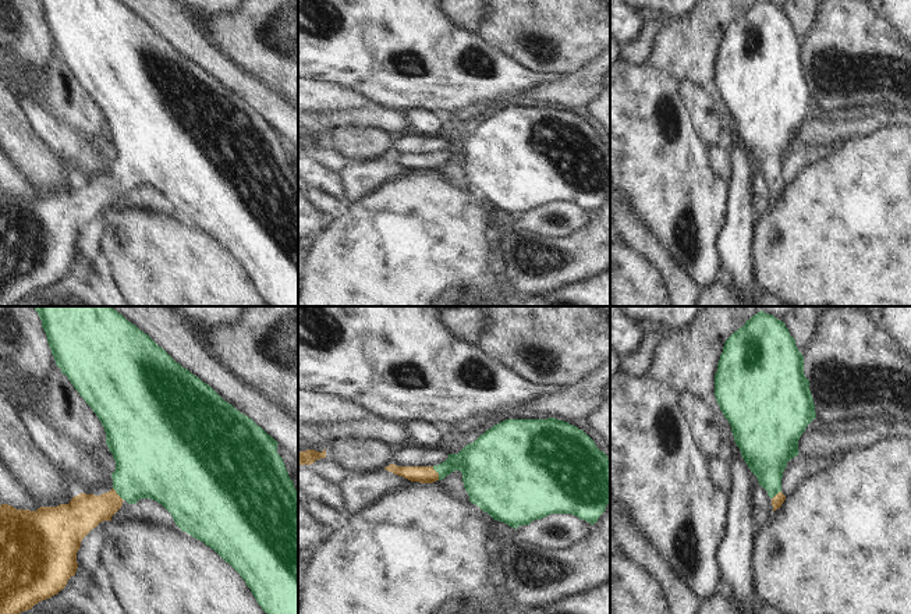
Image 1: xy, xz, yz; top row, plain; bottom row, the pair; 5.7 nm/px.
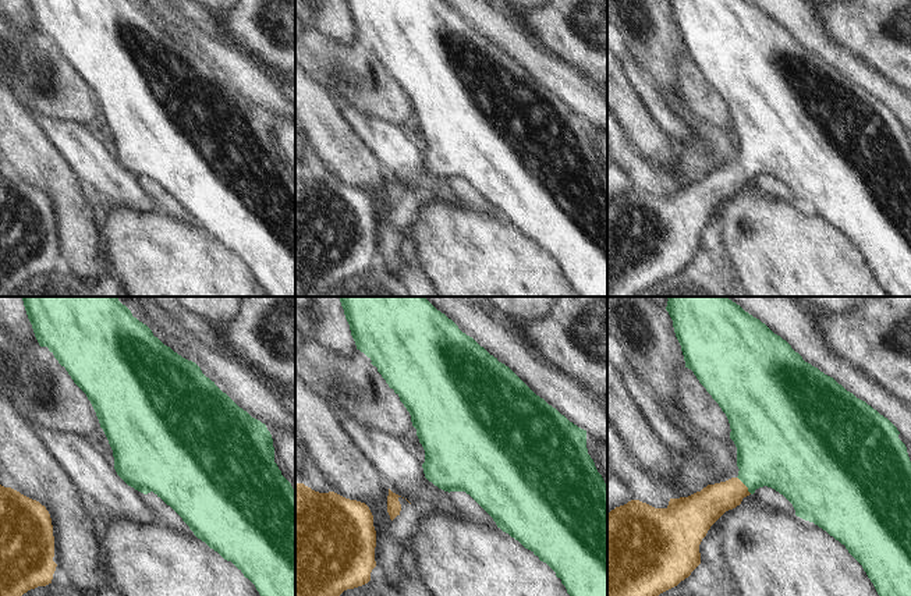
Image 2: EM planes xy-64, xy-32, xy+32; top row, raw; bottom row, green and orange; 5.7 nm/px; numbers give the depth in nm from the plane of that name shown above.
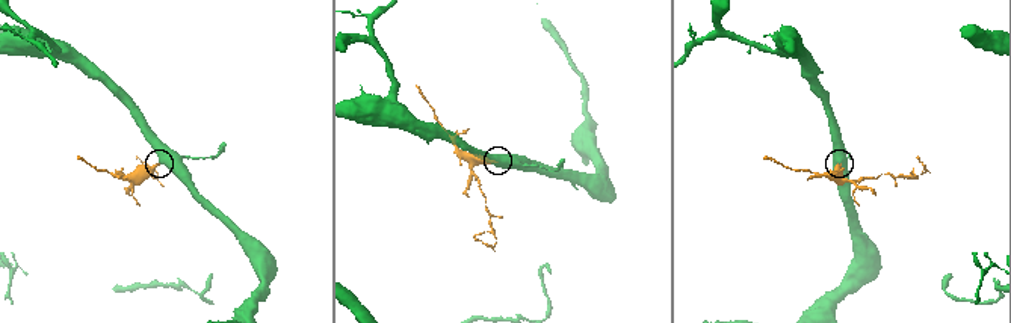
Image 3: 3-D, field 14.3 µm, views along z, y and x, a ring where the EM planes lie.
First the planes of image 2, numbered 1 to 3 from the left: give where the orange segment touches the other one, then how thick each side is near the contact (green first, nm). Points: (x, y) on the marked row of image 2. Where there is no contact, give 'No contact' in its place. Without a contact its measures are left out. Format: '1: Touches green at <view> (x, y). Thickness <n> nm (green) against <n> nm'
1: No contact
2: No contact
3: Touches green at xy+32 (744, 483). Thickness 420 nm (green) against 190 nm

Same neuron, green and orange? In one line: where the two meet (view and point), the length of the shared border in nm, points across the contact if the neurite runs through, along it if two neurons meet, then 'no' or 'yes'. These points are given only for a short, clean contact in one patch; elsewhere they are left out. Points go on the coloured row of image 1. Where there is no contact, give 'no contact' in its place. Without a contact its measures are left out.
xz (438, 472) | 90 nm | across xz (479, 462), (453, 462), (438, 472), (415, 474) | yes

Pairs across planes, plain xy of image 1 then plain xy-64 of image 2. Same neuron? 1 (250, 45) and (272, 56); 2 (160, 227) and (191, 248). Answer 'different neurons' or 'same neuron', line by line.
1: same neuron
2: same neuron

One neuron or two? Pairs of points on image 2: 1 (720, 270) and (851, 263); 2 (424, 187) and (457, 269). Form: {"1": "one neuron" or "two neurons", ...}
{"1": "two neurons", "2": "two neurons"}

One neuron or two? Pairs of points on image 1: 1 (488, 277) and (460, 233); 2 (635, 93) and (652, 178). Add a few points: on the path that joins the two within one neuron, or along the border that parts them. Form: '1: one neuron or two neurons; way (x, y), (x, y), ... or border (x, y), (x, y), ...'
1: one neuron; way (477, 266), (460, 249), (460, 244)
2: one neuron; way (635, 114), (635, 135), (652, 158)

